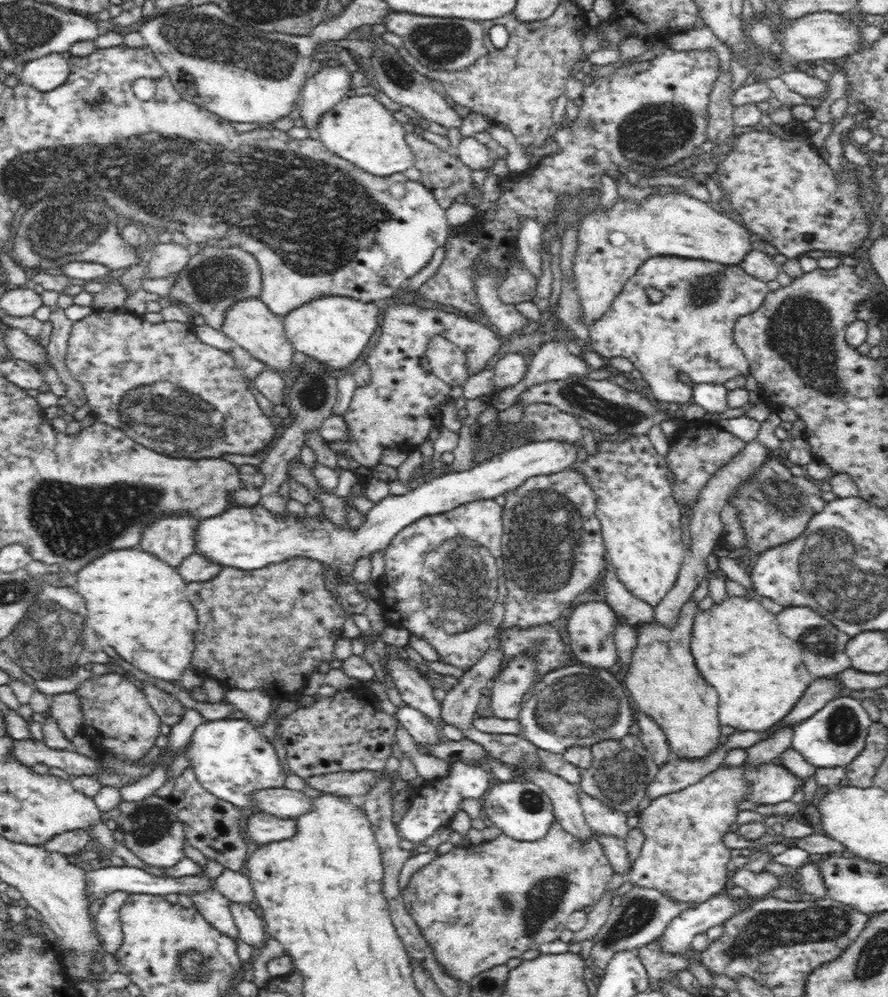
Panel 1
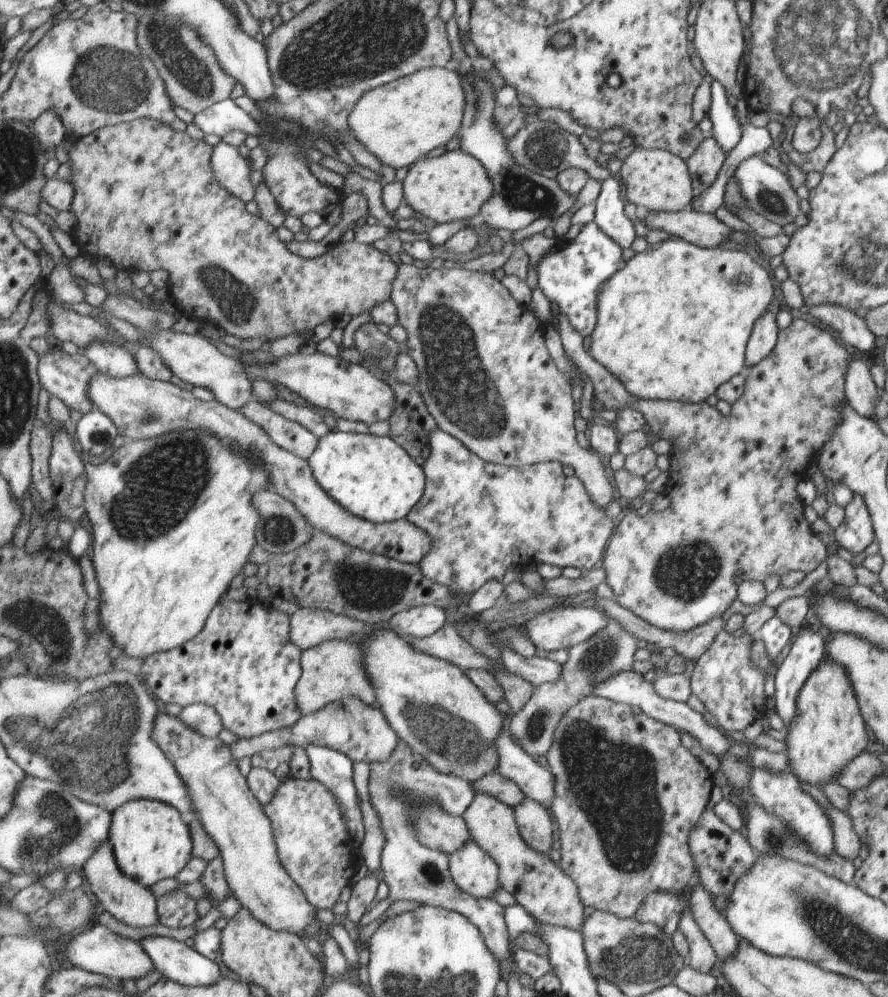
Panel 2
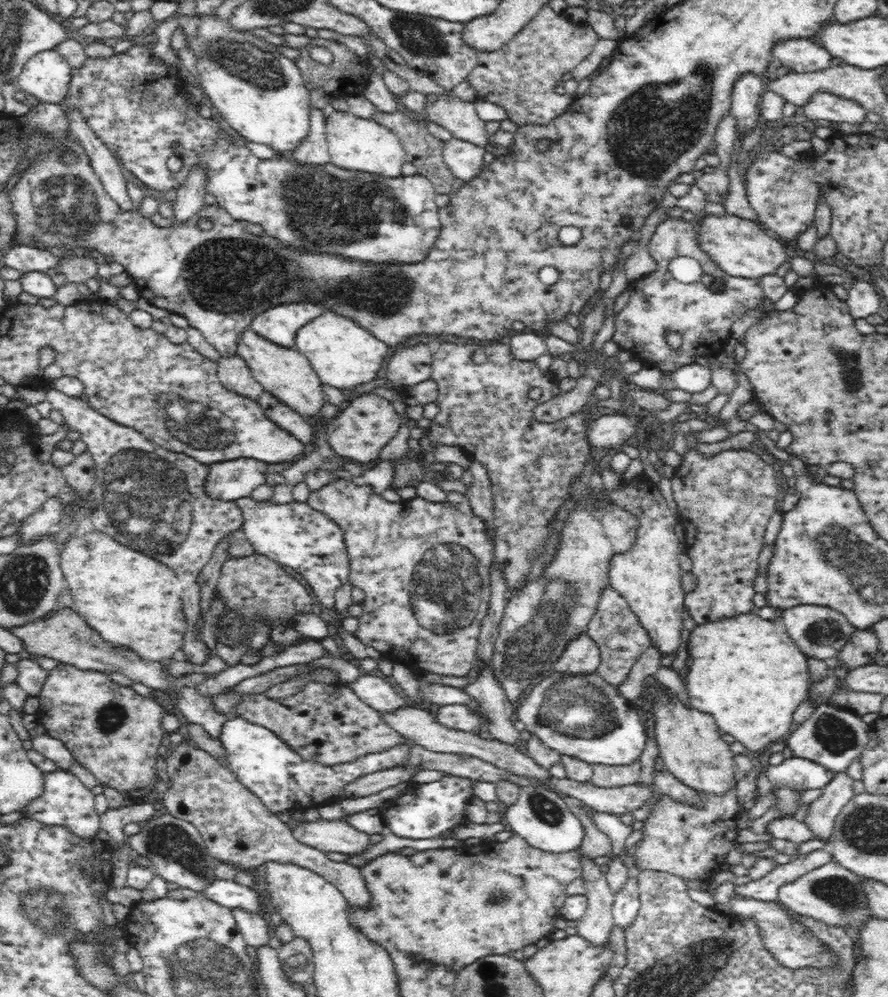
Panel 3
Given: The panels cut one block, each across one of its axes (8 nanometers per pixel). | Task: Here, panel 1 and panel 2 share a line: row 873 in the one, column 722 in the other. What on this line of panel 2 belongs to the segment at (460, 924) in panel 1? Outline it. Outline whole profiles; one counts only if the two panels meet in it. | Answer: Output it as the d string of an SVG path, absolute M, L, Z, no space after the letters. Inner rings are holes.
M559 312L556 316L552 316L549 314L549 323L552 322L553 317L555 317L555 320L557 321L557 324L555 326L557 332L559 333L559 338L561 340L562 348L564 350L564 354L566 358L571 361L577 369L585 376L587 376L587 379L592 385L592 397L603 406L603 410L621 410L622 408L632 408L633 410L637 410L637 412L641 413L641 416L644 416L644 421L648 424L650 427L651 433L659 438L659 440L664 439L668 440L669 442L673 442L673 452L671 452L671 464L677 464L677 468L673 468L673 470L670 472L670 482L668 486L666 487L665 493L667 493L669 499L670 499L670 504L669 506L661 512L653 512L653 511L647 511L646 514L643 514L641 518L637 516L635 511L632 509L631 512L627 512L623 518L619 521L619 523L616 526L616 530L612 532L612 538L611 541L608 543L607 550L604 551L604 556L601 564L601 568L605 570L605 583L611 588L612 593L613 593L613 599L616 601L619 606L622 606L623 608L626 608L629 610L629 612L632 612L633 614L637 615L641 620L647 622L647 624L650 624L651 626L655 628L659 628L659 630L667 630L667 632L687 632L689 630L692 630L692 628L699 627L700 624L707 623L710 621L712 618L721 617L721 614L725 612L725 610L729 607L729 604L733 602L733 600L736 599L736 591L738 589L739 583L735 582L734 580L734 574L735 573L740 573L741 574L741 580L754 580L760 583L766 583L766 579L768 578L767 576L775 576L777 574L779 577L786 572L789 571L801 571L801 572L811 572L811 570L815 570L817 566L819 566L819 562L823 560L823 558L826 558L825 556L825 546L811 534L811 530L809 530L809 526L807 526L807 522L805 522L805 518L803 518L803 514L801 514L801 502L799 502L799 498L797 498L797 494L795 494L795 484L799 482L799 478L803 476L803 470L807 468L807 460L811 462L813 460L813 454L817 454L817 452L821 452L821 448L825 446L825 442L831 438L831 434L833 434L833 428L837 428L837 422L841 420L841 406L843 404L848 404L848 401L845 400L845 392L844 392L844 382L845 382L845 372L847 372L847 364L851 362L851 354L847 354L845 352L845 348L839 344L837 346L837 342L825 332L825 330L819 330L817 326L813 326L813 324L809 324L809 322L805 322L802 318L793 318L791 319L790 324L783 329L777 330L776 334L776 343L775 346L773 347L773 350L761 360L761 362L758 362L755 364L755 366L751 366L751 368L748 368L747 371L744 374L744 389L743 392L741 393L741 396L735 400L735 403L730 405L730 411L727 415L722 415L716 408L715 406L710 406L708 405L705 401L697 402L697 403L685 403L685 402L679 402L677 400L645 400L645 398L635 398L635 396L631 396L627 390L625 390L625 386L621 384L619 380L613 374L609 374L599 362L596 360L593 360L591 358L591 355L588 352L585 352L585 348L582 348L583 346L583 337L573 328L571 328L571 324L567 322L567 319L563 317L563 314Z

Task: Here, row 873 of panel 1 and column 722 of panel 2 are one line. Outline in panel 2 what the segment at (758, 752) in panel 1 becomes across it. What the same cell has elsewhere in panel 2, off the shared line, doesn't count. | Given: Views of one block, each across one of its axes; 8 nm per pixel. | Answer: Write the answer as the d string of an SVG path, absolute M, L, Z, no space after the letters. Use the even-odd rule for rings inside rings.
M724 629L715 634L709 646L695 662L690 680L690 694L693 694L711 713L717 727L724 733L737 731L749 726L753 720L761 717L765 710L763 694L763 672L751 664L751 646L753 636L733 636Z

